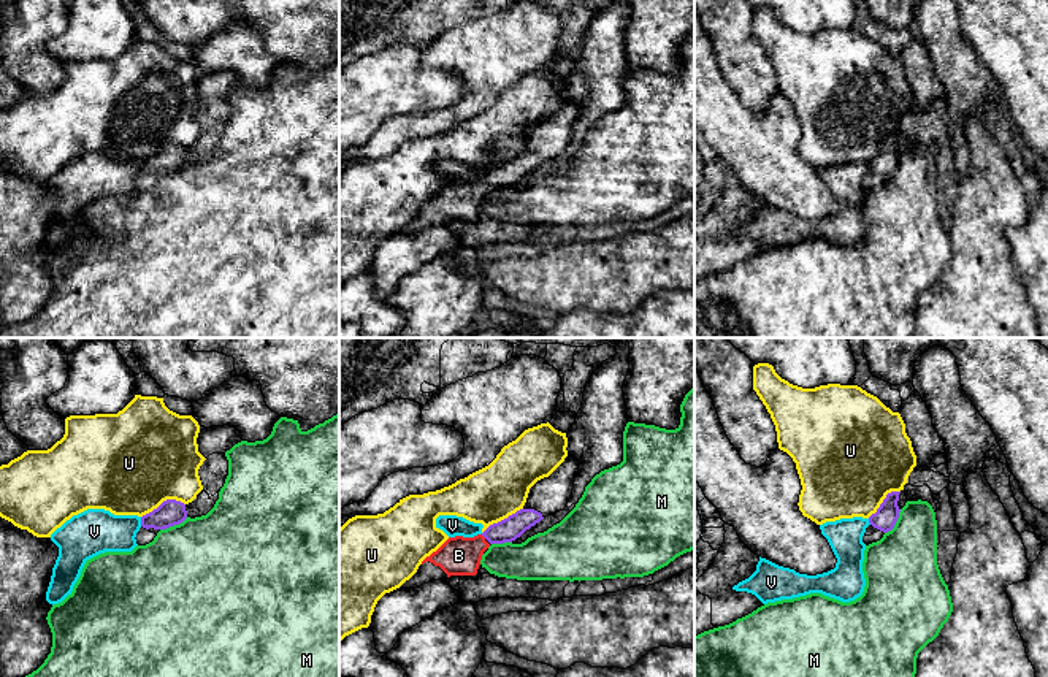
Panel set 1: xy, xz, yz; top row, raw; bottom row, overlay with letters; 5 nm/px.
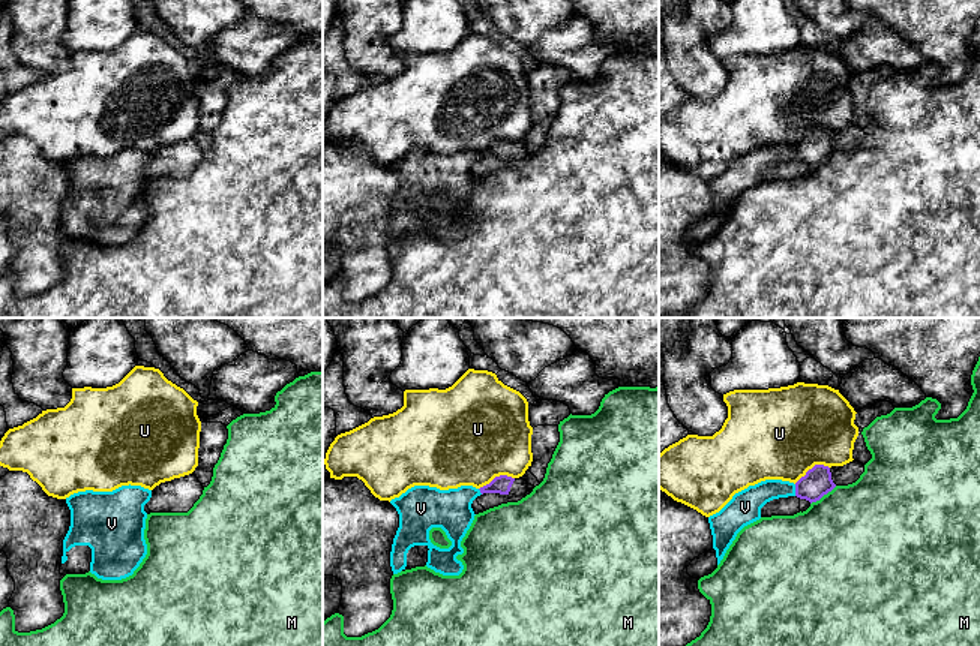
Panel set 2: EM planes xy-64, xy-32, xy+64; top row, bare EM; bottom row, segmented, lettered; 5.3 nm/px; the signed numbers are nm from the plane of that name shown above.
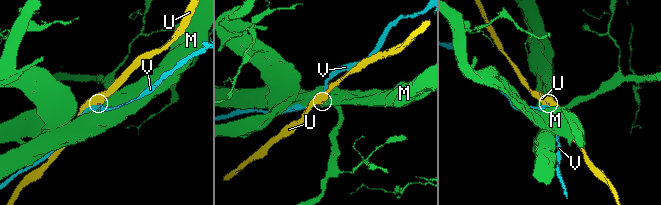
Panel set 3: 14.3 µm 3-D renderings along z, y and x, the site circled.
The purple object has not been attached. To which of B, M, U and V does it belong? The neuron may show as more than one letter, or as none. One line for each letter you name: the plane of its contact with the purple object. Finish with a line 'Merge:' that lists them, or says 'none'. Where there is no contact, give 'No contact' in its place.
B: Touches purple in xz
Merge: B

